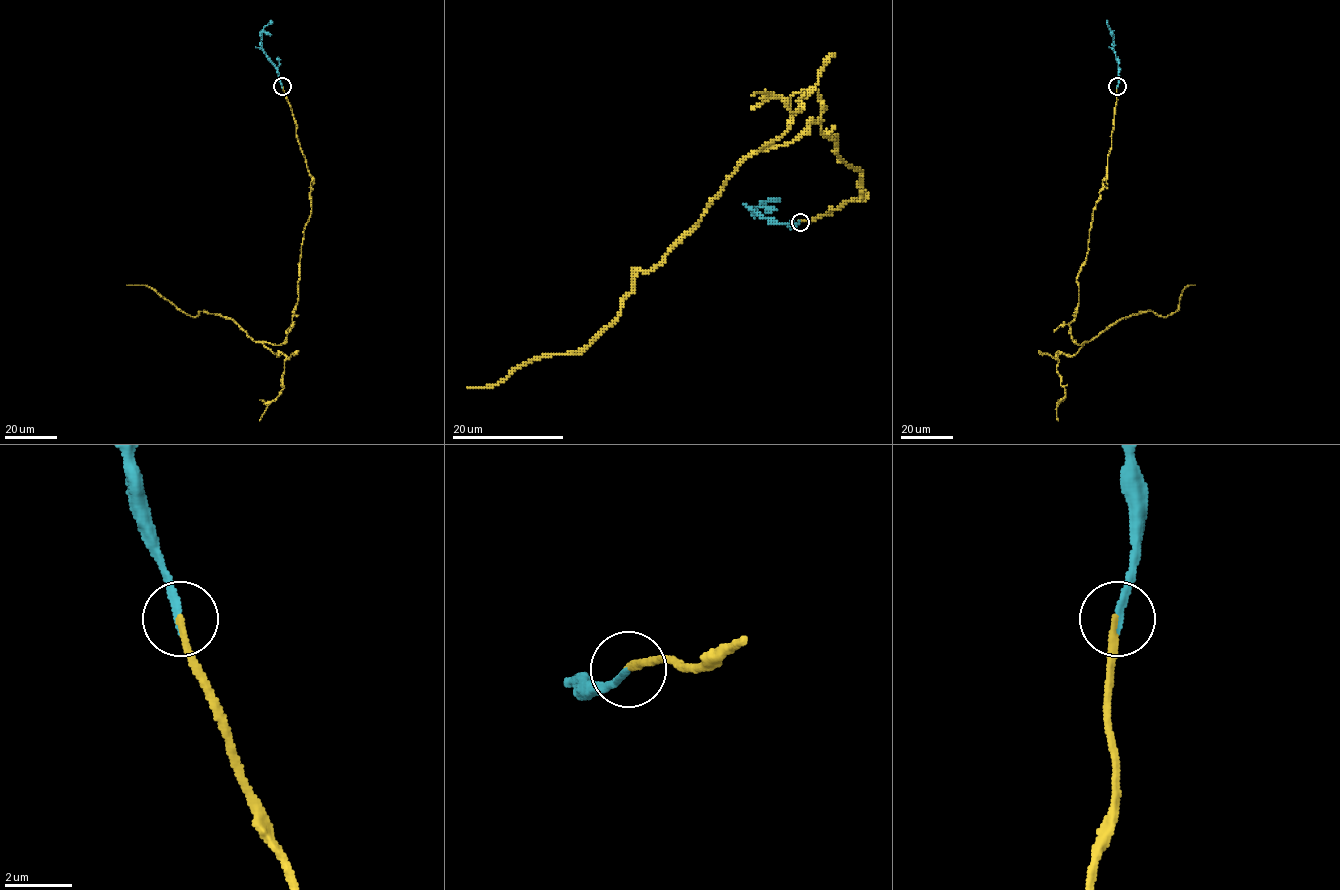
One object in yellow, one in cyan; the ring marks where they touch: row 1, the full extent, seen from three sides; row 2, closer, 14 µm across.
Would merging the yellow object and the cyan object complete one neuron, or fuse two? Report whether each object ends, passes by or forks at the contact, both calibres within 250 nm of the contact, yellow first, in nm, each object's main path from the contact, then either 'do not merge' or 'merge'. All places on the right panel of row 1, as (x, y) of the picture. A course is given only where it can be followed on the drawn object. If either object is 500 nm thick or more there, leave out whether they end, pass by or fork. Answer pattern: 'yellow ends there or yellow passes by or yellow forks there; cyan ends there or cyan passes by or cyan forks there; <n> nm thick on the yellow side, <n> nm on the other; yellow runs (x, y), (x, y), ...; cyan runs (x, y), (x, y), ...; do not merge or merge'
yellow ends there; cyan ends there; 190 nm thick on the yellow side, 220 nm on the other; yellow runs (1117, 86), (1106, 177), (1076, 279), (1072, 339), (1088, 342), (1141, 312), (1167, 317), (1185, 289), (1195, 285); cyan runs (1117, 86), (1118, 63), (1113, 34), (1106, 20); merge

